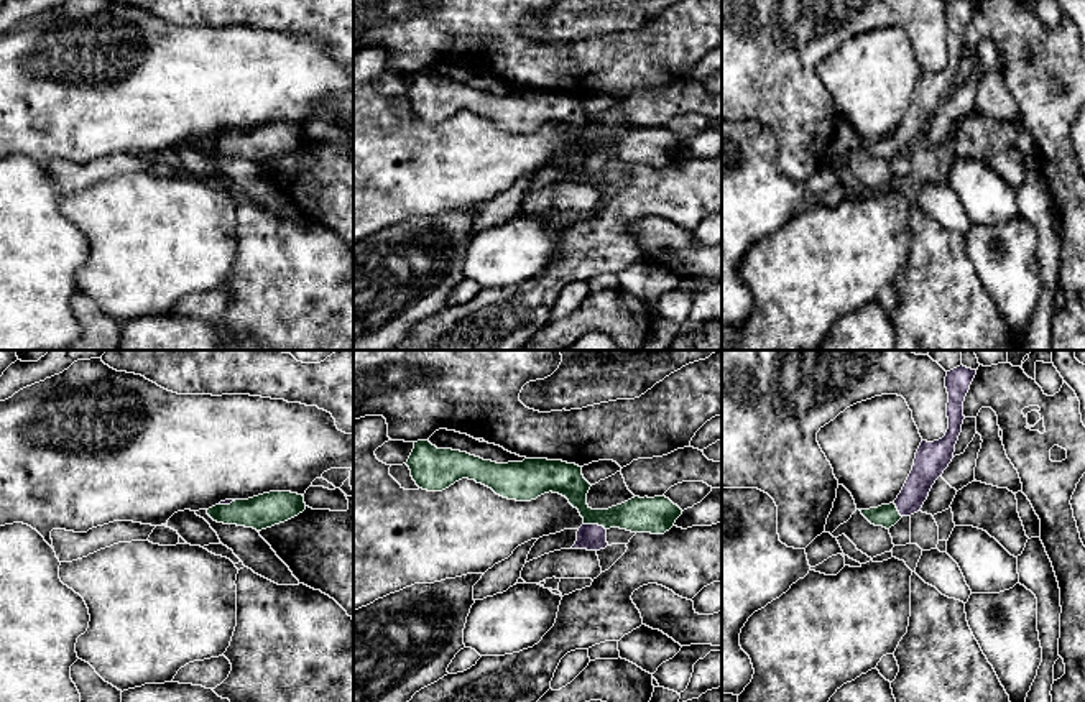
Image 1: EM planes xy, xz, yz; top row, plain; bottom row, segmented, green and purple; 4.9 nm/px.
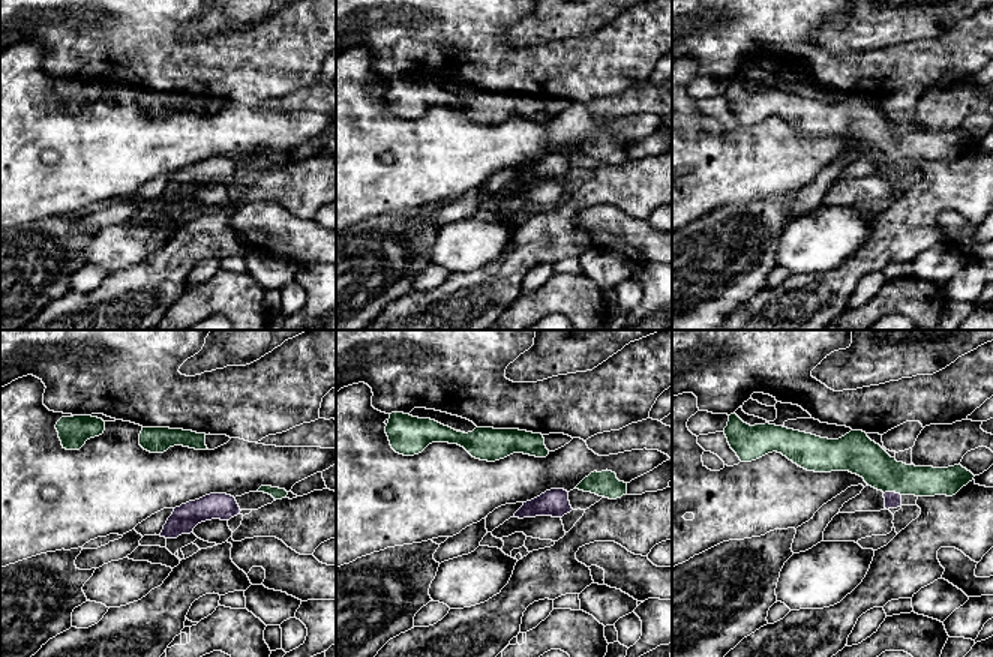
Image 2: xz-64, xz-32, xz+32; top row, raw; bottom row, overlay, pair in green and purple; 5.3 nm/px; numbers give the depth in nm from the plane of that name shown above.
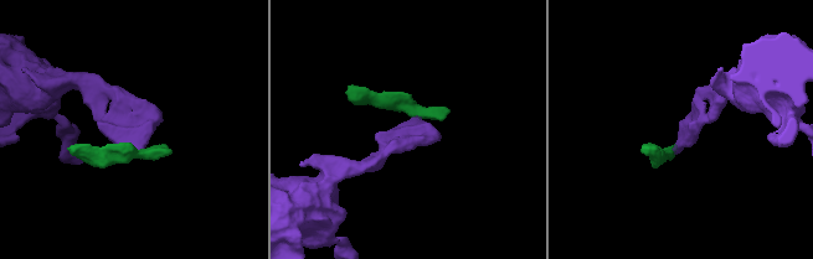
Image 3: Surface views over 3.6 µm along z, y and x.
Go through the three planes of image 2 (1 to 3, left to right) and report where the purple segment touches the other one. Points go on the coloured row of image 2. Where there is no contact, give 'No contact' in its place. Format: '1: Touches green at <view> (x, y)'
1: No contact
2: No contact
3: Touches green at xz+32 (893, 491)

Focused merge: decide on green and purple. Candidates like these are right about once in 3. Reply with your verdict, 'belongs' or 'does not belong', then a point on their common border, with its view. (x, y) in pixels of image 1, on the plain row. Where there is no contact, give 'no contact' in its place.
belongs | xz (595, 155)

